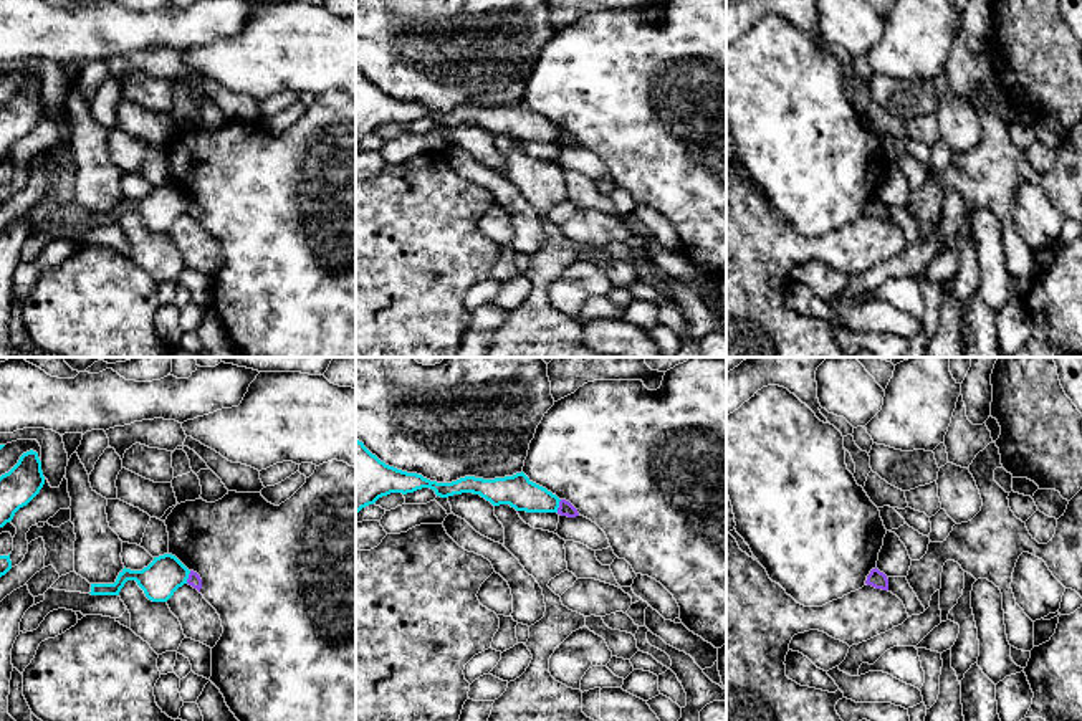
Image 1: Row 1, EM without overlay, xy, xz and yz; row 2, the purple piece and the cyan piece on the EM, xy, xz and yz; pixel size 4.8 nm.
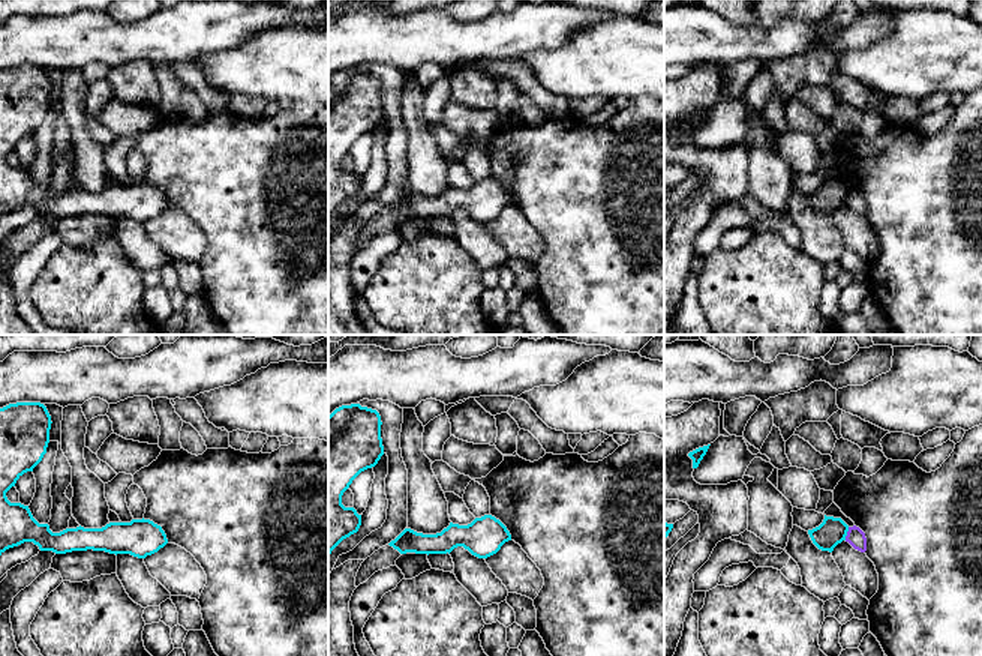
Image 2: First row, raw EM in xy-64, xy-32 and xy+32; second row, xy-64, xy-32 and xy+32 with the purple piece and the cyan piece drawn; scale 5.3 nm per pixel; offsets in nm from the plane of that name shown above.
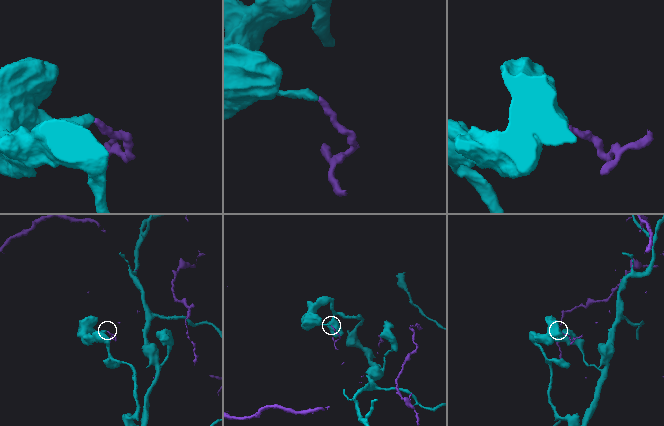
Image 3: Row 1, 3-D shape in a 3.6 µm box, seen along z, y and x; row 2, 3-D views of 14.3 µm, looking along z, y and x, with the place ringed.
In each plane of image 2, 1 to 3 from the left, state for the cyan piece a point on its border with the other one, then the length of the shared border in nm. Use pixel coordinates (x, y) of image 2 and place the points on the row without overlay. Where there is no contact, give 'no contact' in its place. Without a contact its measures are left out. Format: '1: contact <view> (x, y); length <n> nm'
1: no contact
2: no contact
3: contact xy+32 (847, 197); length 80 nm

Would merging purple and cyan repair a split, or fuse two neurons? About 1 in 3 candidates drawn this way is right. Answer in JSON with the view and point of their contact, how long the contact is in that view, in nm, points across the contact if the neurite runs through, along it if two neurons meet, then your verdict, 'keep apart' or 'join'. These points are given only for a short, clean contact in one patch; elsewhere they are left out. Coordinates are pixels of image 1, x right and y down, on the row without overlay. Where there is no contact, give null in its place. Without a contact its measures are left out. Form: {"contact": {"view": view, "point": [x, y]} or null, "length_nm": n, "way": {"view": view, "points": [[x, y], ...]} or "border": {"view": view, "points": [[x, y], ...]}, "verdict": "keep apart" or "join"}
{"contact": {"view": "xy", "point": [189, 207]}, "length_nm": 70, "border": {"view": "xy", "points": [[191, 200], [186, 212]]}, "verdict": "keep apart"}

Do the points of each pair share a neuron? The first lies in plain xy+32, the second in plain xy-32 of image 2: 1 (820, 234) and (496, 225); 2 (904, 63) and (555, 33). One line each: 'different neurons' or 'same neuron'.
1: different neurons
2: different neurons

